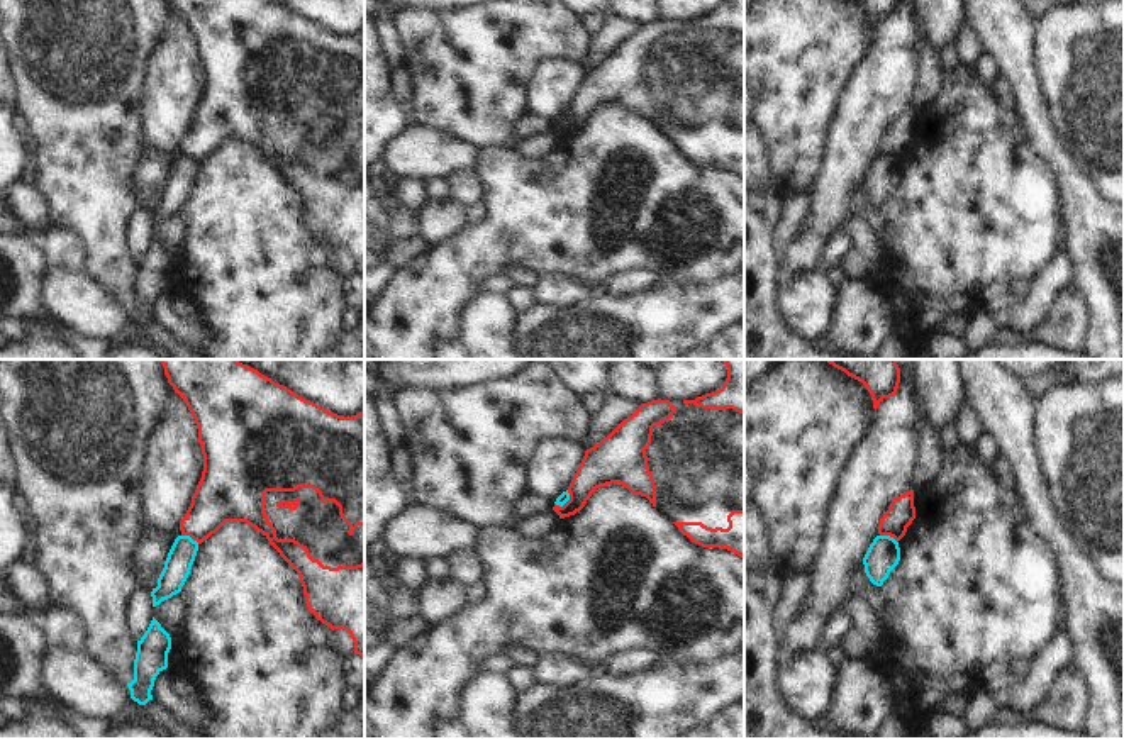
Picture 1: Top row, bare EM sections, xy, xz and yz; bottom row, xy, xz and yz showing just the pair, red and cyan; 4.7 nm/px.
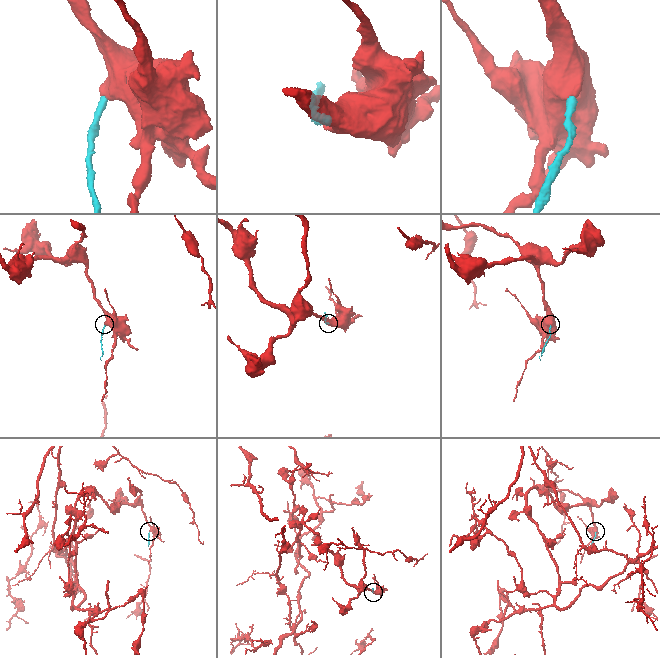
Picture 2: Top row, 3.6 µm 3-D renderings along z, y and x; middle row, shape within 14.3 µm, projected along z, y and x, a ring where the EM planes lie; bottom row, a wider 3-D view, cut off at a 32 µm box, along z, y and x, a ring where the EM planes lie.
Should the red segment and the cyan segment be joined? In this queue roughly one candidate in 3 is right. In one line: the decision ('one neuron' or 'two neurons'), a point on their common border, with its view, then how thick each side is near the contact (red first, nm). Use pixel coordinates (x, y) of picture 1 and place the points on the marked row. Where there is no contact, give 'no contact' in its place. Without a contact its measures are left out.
two neurons | yz (889, 534) | 130/160 nm

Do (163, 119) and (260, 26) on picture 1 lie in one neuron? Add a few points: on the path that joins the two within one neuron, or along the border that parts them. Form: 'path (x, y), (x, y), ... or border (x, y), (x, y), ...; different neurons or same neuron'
border (195, 41), (202, 75), (202, 97), (192, 119); different neurons

